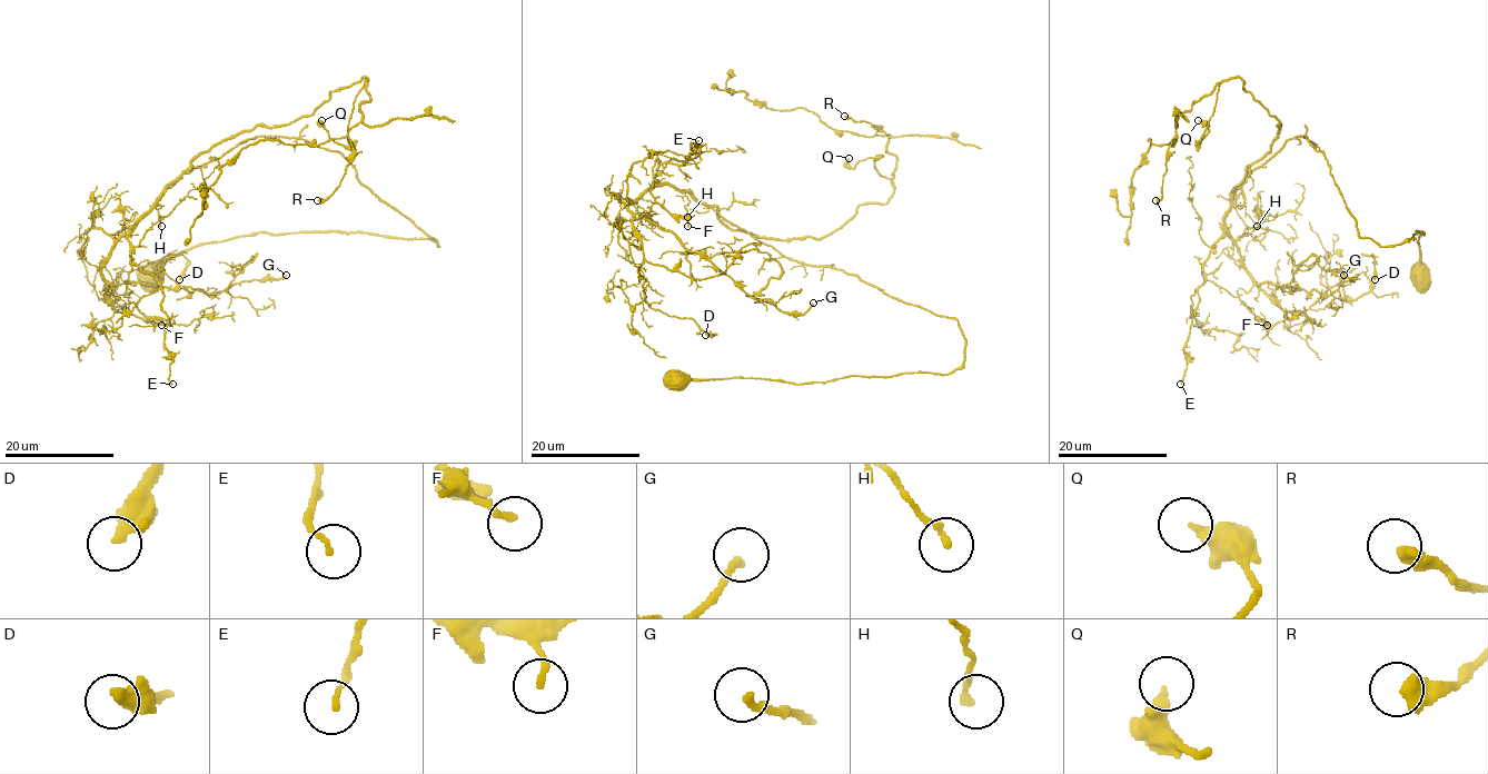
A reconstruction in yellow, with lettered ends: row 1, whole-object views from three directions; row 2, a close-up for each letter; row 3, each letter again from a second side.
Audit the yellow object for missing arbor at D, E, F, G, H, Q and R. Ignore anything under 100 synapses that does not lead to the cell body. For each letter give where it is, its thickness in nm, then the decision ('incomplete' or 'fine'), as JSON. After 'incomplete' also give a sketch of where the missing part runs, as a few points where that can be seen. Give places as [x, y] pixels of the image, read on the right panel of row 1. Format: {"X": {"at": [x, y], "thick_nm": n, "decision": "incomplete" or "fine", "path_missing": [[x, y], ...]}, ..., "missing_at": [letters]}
{"D": {"at": [1375, 279], "thick_nm": 440, "decision": "fine"}, "E": {"at": [1180, 384], "thick_nm": 130, "decision": "fine"}, "F": {"at": [1267, 325], "thick_nm": 170, "decision": "fine"}, "G": {"at": [1343, 275], "thick_nm": 200, "decision": "fine"}, "H": {"at": [1257, 226], "thick_nm": 180, "decision": "fine"}, "Q": {"at": [1198, 120], "thick_nm": 320, "decision": "fine"}, "R": {"at": [1156, 200], "thick_nm": 480, "decision": "fine"}, "missing_at": []}

